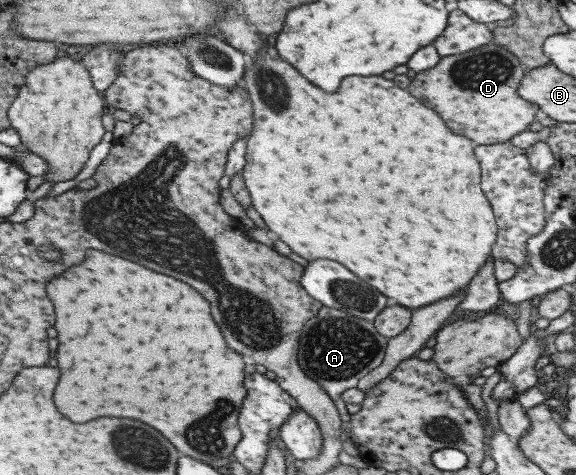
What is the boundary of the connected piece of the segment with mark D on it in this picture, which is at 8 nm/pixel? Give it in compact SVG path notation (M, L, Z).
M491 41L477 49L470 49L463 53L440 57L438 62L426 71L416 74L410 74L411 83L407 91L423 101L429 109L435 109L443 123L459 135L469 137L477 145L491 145L507 142L513 135L521 133L528 129L529 124L535 117L535 111L538 107L531 102L525 101L518 94L518 85L520 84L525 66L503 46Z

